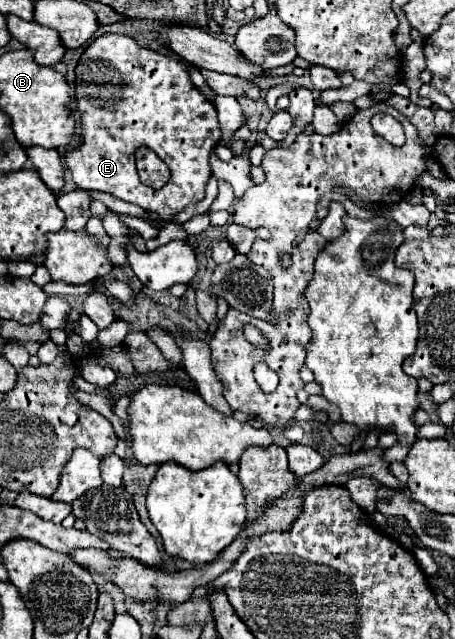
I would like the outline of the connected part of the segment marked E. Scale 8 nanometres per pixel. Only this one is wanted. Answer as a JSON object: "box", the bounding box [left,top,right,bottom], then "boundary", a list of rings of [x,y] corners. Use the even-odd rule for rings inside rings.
{"box":[63,34,221,220],"boundary":[[[103,34],[85,48],[75,68],[75,76],[85,76],[75,82],[77,112],[81,114],[81,146],[65,152],[63,160],[73,176],[73,182],[83,190],[111,192],[119,200],[141,206],[143,210],[159,214],[163,220],[175,218],[183,208],[205,198],[205,186],[211,178],[211,152],[219,146],[221,126],[217,110],[191,82],[187,64],[161,52],[139,46],[133,38],[123,34]],[[137,148],[151,148],[171,170],[169,182],[161,190],[147,188],[135,168]]]}

